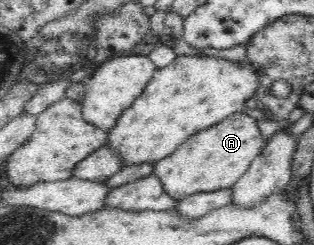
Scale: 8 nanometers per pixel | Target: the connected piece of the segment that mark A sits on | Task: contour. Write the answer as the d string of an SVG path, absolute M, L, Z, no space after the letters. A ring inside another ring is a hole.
M238 112L208 129L191 135L172 155L156 162L153 175L162 180L164 191L178 201L196 193L231 188L246 174L254 159L265 147L255 120L243 112Z

